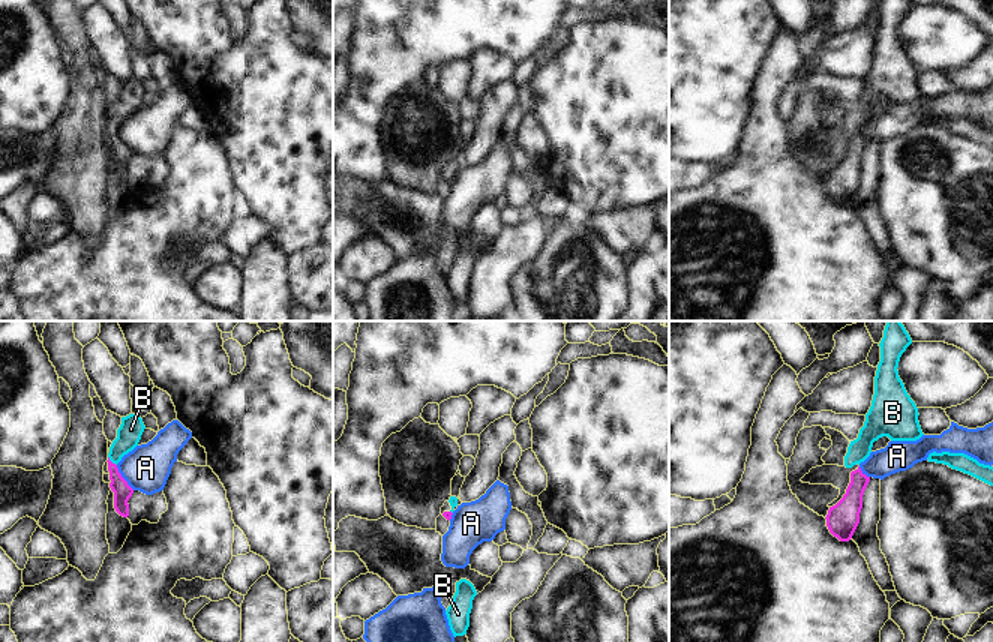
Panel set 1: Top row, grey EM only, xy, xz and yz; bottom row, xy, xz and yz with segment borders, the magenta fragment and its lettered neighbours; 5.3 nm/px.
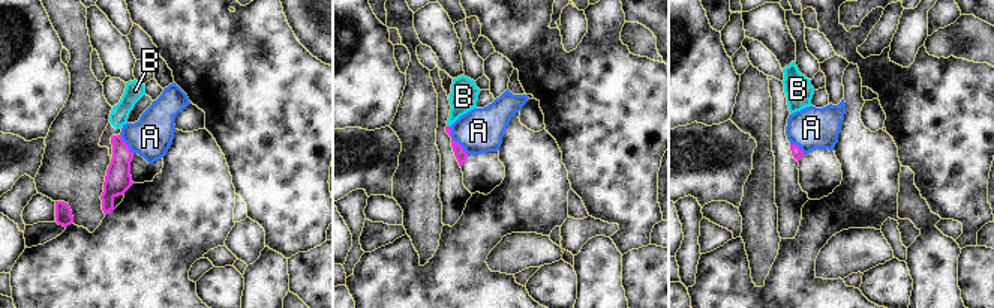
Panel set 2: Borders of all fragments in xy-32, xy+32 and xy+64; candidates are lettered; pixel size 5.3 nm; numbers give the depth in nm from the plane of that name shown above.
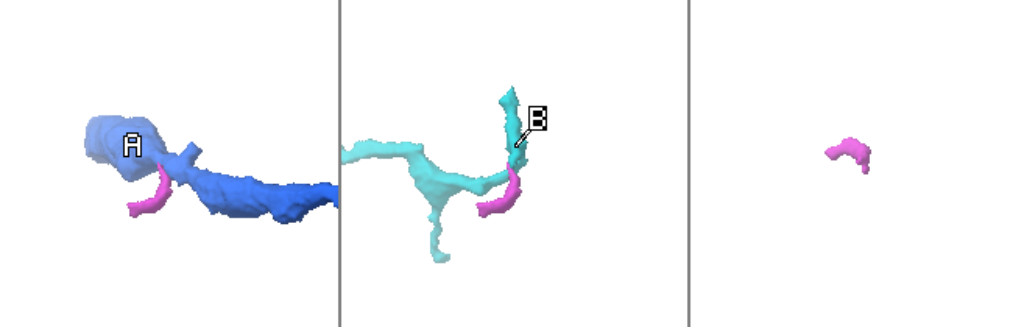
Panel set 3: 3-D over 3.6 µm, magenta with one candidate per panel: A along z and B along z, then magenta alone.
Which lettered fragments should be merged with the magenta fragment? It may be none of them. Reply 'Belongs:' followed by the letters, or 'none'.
Belongs: B

